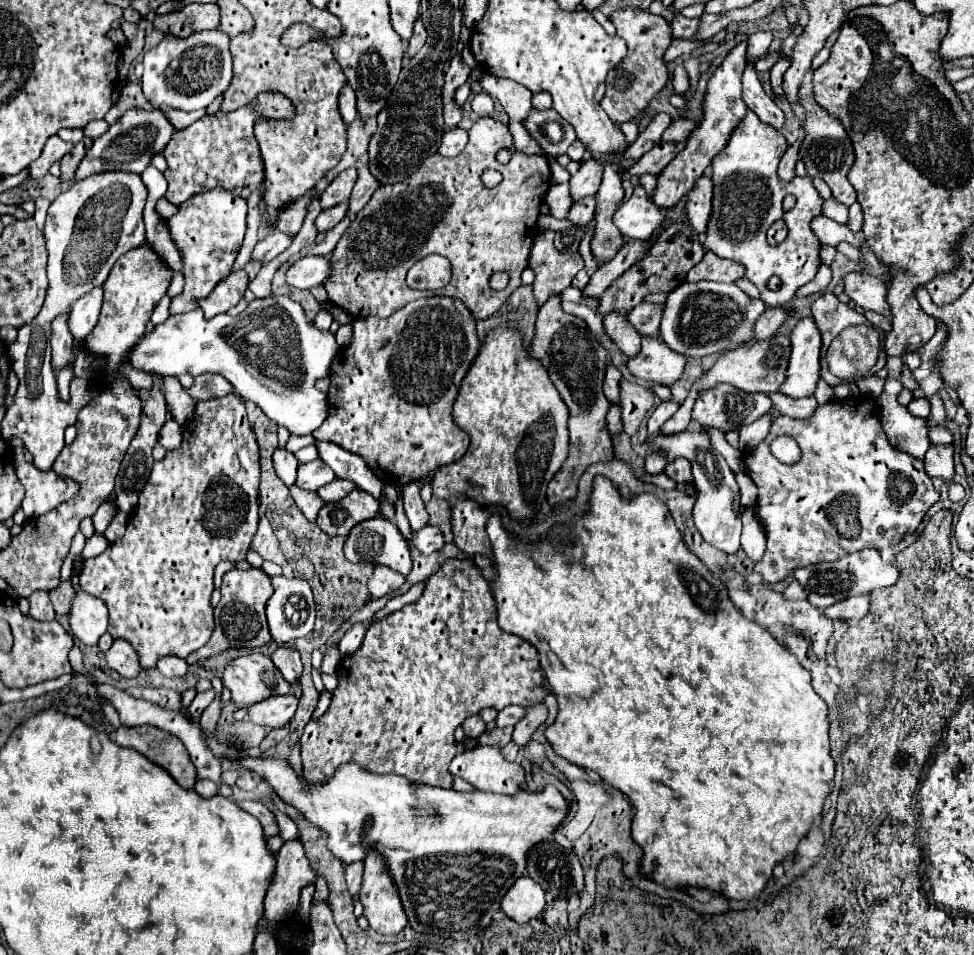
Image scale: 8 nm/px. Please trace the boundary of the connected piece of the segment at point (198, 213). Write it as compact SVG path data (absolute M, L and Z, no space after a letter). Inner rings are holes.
M212 189L200 197L192 197L178 207L178 213L166 219L170 237L182 259L184 289L170 303L170 313L188 313L198 309L198 301L206 299L210 291L228 277L234 259L240 251L246 231L246 201L236 191Z

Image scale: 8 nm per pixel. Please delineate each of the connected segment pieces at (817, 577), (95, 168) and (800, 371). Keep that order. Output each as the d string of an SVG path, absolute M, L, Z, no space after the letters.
M862 549L858 553L850 553L832 563L822 561L822 563L814 563L808 567L798 567L794 571L794 579L798 579L798 583L808 593L806 599L818 609L826 609L826 607L838 603L840 599L846 599L852 595L866 595L874 587L890 587L896 583L898 575L900 575L898 569L890 563L884 563L876 549Z
M130 109L118 123L110 125L110 129L94 139L94 145L88 149L86 157L80 161L74 181L86 179L88 175L94 173L106 173L106 171L132 171L132 173L142 173L150 165L152 153L160 153L164 145L168 145L172 133L176 129L170 125L166 115L160 109L154 111L138 111Z
M802 317L790 333L792 355L788 365L788 379L780 387L780 393L790 397L814 395L820 379L820 347L822 337L812 317Z

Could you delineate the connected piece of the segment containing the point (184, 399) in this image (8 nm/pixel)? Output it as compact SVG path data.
M160 377L160 379L164 383L164 395L166 395L166 403L168 403L168 411L170 411L172 419L176 423L184 425L186 421L192 419L196 401L192 401L192 397L188 397L186 389L180 385L180 381L176 377Z

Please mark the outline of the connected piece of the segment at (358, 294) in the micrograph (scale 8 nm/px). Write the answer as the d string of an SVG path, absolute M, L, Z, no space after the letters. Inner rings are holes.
M480 117L472 125L470 141L458 157L442 157L440 153L434 153L408 179L394 185L378 187L372 199L366 203L366 207L350 223L350 227L346 229L346 233L342 235L340 243L336 245L330 257L332 277L324 285L330 301L336 307L348 311L354 319L370 317L370 315L390 317L406 303L418 297L432 297L432 295L446 295L446 297L460 299L470 309L476 321L496 313L502 307L502 303L512 295L512 291L518 289L522 283L520 275L528 265L528 255L536 237L538 207L544 203L544 197L550 189L550 165L546 157L514 151L510 161L502 165L496 161L496 153L504 147L512 147L512 135L506 123L494 117ZM484 169L500 169L500 173L504 175L504 181L494 189L486 189L480 179ZM430 253L438 253L450 259L454 269L454 279L450 281L448 287L438 291L410 289L406 285L408 269L412 267L412 263L416 263L418 259ZM496 271L510 273L510 283L502 291L494 291L488 285L490 275Z

